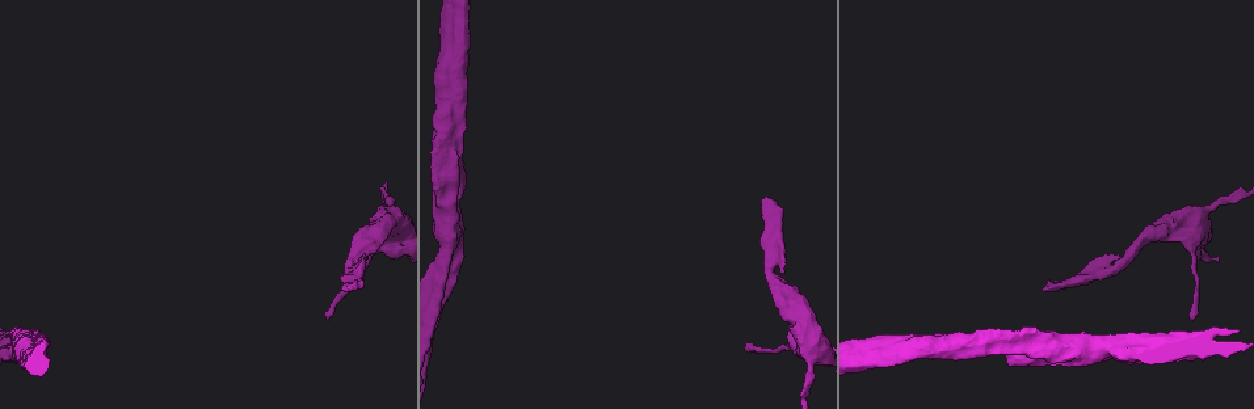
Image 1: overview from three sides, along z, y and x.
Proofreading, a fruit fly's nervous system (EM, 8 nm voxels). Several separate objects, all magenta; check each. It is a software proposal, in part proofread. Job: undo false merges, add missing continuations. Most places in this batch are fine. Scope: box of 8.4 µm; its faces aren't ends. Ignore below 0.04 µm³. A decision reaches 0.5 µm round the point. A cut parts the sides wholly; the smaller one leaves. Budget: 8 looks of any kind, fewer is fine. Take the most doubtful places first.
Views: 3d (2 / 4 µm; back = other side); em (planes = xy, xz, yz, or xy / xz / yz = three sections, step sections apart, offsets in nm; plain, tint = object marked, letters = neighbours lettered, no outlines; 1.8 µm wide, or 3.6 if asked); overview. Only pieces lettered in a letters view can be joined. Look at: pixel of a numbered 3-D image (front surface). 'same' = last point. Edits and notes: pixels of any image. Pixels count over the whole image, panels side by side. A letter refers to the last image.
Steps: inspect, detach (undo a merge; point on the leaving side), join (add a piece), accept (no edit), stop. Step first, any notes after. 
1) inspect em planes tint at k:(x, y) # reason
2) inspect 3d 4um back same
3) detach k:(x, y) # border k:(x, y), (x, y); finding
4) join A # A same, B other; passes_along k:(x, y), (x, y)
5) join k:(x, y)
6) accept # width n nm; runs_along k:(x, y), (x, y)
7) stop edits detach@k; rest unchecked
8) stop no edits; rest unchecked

inspect em 3.6um xy step 4 tint at 1:(765, 197) # an open end

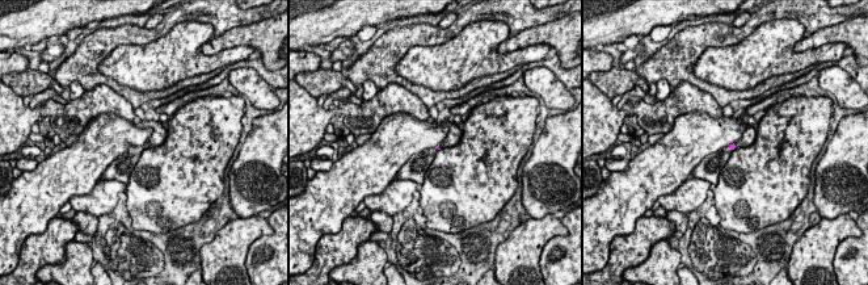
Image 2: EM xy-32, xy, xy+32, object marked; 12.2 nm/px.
inspect em 3.6um planes letters same

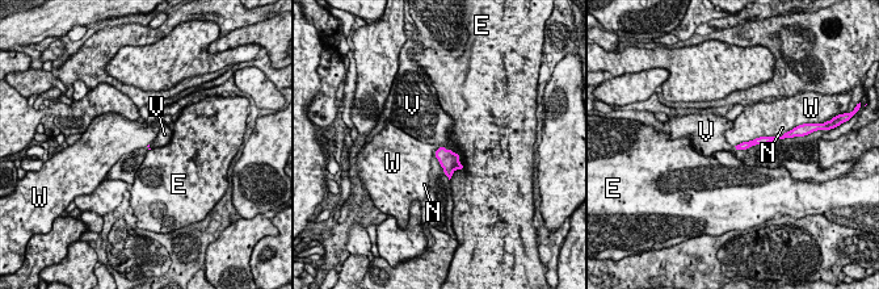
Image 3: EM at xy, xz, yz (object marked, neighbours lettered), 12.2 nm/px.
join V # longest_contact W 440 nm; E other, N other, V same, W other; passes_along 3:(449, 160), (453, 153), (441, 137); it goes on there

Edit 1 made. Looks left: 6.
inspect overview # redraw

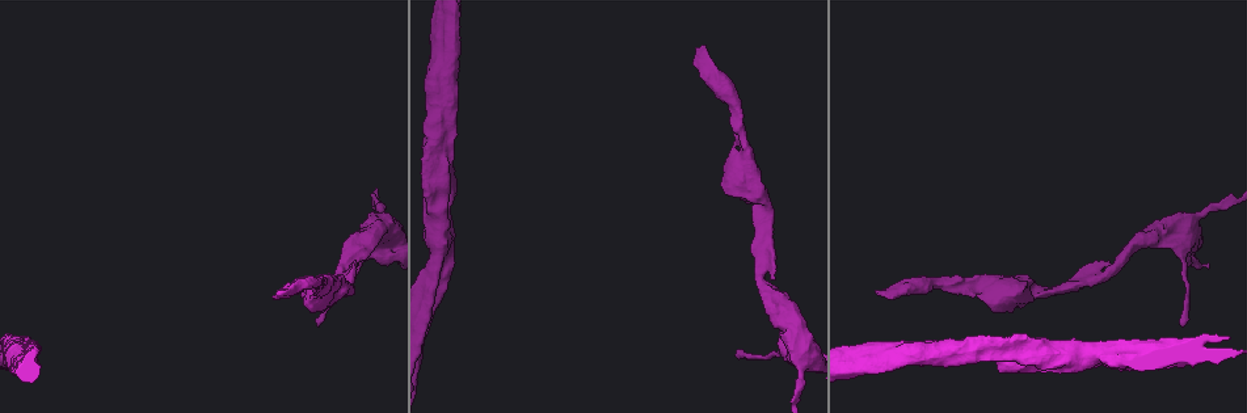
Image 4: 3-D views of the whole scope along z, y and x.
inspect em xy step 8 tint at 4:(1024, 351) # branch point

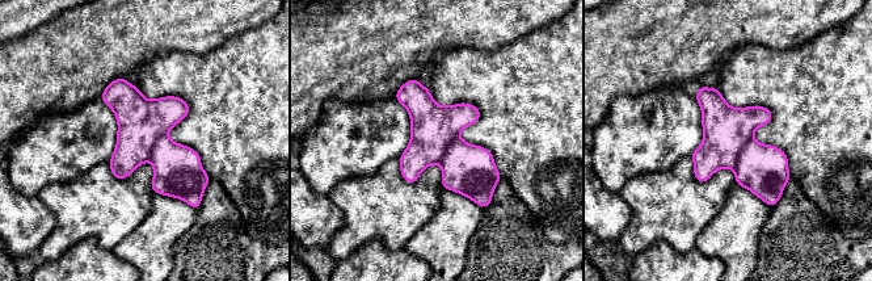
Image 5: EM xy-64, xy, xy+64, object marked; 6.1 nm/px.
inspect em xy step 8 letters same # see the neighbours

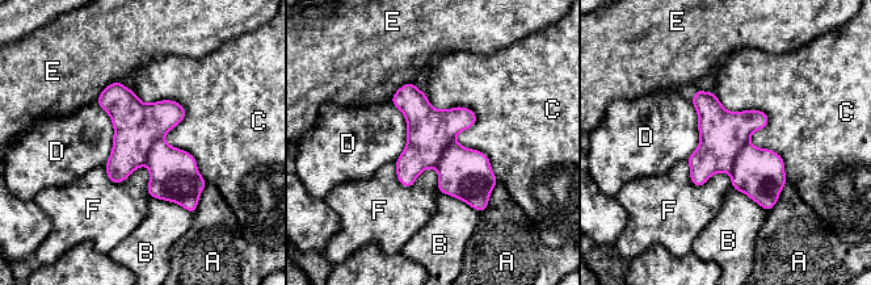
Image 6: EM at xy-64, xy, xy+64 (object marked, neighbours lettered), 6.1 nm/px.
accept # width 300 nm; A other, B other, C other, D other, E other, F other; runs_along 6:(109, 88), (188, 202); all the same neuron

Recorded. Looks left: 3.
inspect em xy step 16 tint at 4:(1184, 325) # an open end

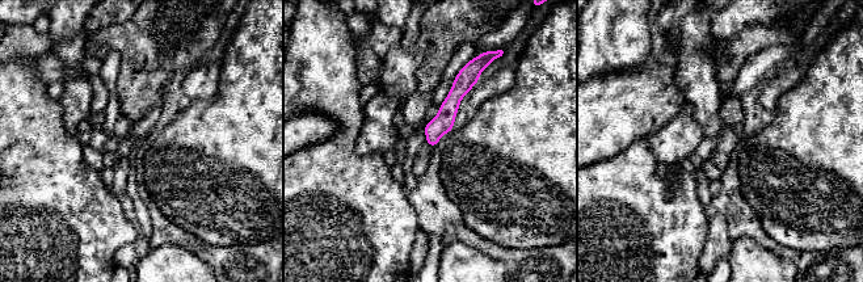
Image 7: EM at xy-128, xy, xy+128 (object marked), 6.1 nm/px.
inspect em planes letters same

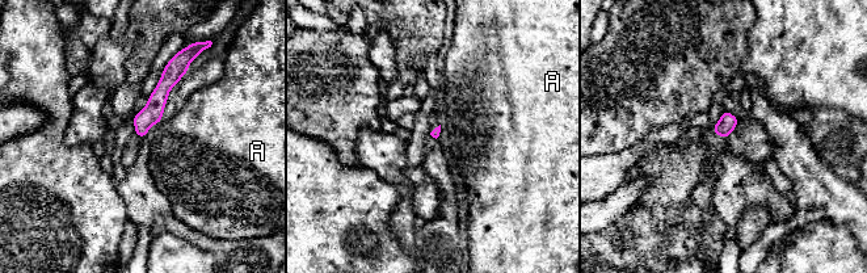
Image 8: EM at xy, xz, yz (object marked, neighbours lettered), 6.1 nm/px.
accept # A other; border 8:(161, 121), (156, 125); none of them fits

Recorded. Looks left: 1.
stop edits join@3; rest unchecked

